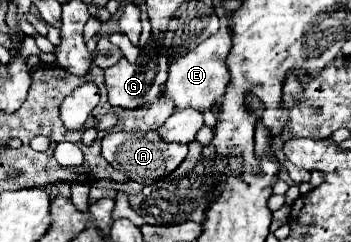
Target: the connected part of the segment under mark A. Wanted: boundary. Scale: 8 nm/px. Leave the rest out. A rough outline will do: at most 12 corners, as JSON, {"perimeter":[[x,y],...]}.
{"perimeter":[[157,131],[107,133],[103,157],[145,185],[171,175],[187,145]]}

